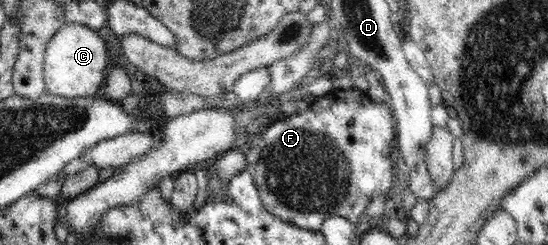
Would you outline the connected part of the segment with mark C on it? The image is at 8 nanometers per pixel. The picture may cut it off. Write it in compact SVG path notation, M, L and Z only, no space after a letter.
M66 23L50 40L45 50L43 72L47 92L63 98L88 98L100 94L111 58L99 32L87 26Z

